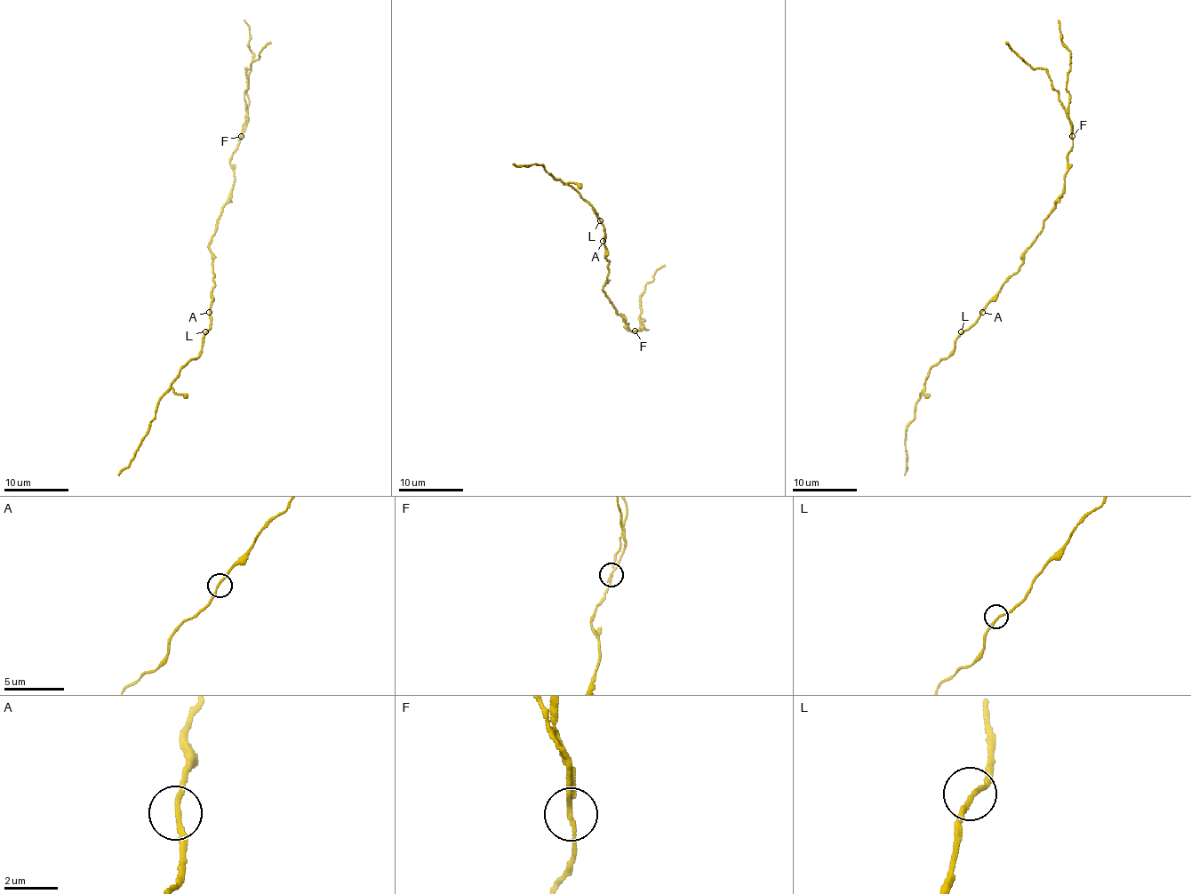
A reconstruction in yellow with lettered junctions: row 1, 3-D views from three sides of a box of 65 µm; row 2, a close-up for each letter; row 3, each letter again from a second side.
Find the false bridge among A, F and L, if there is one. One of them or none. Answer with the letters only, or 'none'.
F

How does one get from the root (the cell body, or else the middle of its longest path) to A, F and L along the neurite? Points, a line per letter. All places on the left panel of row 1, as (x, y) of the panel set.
A: (211, 262), (215, 286), (211, 290), (209, 312)
F: (211, 262), (209, 241), (215, 231), (217, 219), (231, 193), (235, 171), (229, 157), (241, 136)
L: (211, 262), (215, 286), (211, 290), (209, 310), (211, 326), (205, 331)

